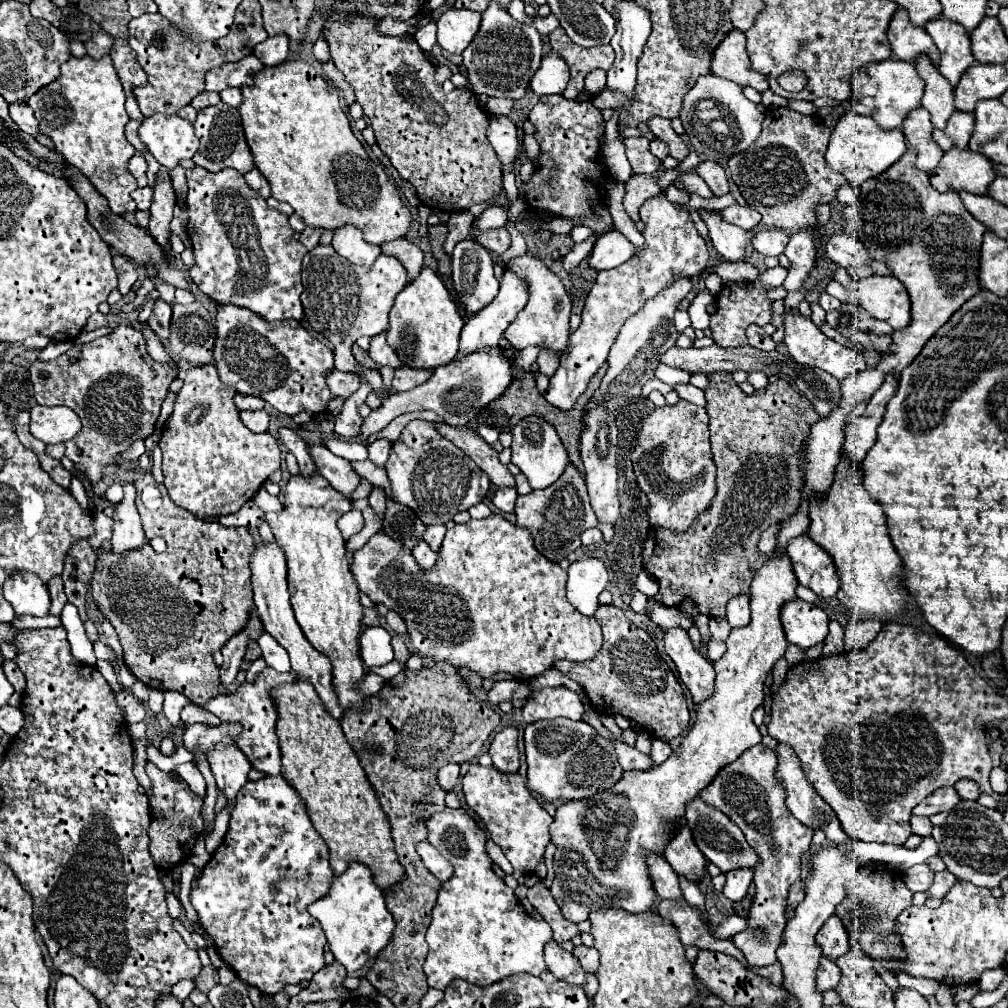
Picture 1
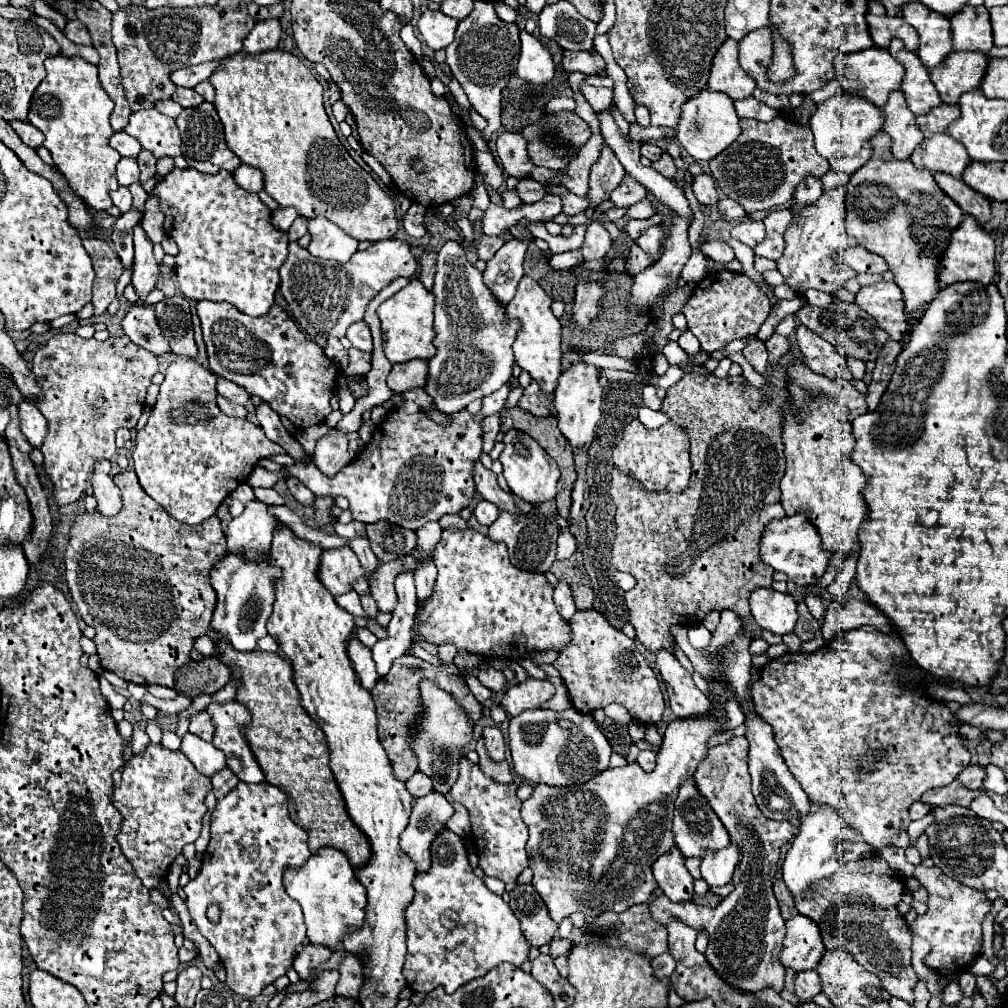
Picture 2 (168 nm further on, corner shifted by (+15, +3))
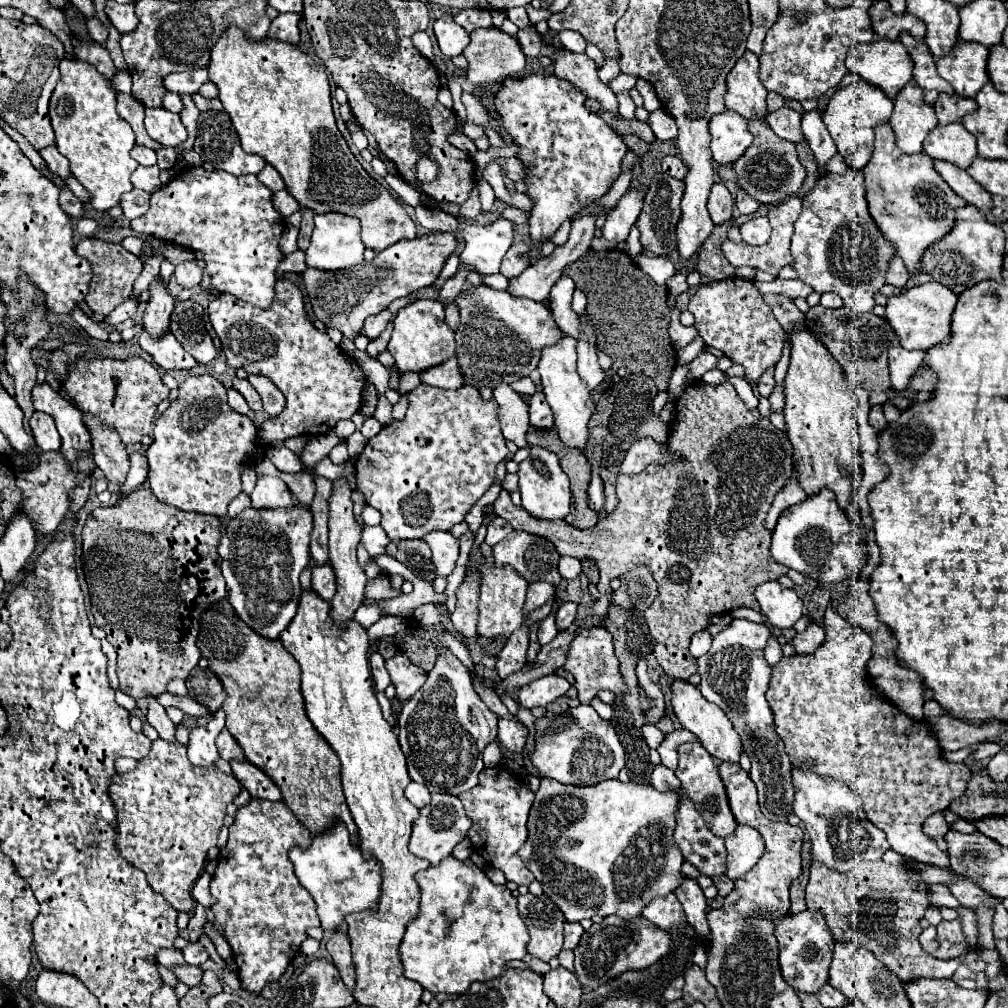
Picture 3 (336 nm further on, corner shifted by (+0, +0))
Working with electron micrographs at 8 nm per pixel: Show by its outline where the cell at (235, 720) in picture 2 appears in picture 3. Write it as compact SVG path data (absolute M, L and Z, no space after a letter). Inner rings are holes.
M230 760L232 772L238 778L238 782L248 788L252 798L264 798L264 800L280 800L282 792L274 786L270 776L256 768L254 764L248 764L248 760Z

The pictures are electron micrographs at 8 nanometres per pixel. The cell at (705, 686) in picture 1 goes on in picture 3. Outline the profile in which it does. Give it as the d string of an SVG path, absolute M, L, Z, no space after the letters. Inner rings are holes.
M674 680L670 688L672 688L672 708L674 708L674 714L678 716L678 720L682 722L682 726L686 730L694 732L702 740L702 746L712 756L716 756L720 760L728 760L728 762L738 762L740 746L742 746L740 736L732 728L732 722L728 720L728 716L724 716L722 708L704 700L704 696L700 696L700 688L690 684L688 680Z

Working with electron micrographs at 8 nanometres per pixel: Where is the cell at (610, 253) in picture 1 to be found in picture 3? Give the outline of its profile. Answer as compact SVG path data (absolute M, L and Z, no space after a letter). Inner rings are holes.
M630 188L616 208L608 212L606 224L602 226L602 236L612 242L622 242L628 238L632 224L638 220L638 214L642 210L642 190Z

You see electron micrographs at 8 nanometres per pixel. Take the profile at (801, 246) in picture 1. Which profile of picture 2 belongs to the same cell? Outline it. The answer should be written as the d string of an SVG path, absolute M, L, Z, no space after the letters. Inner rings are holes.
M809 175L809 177L805 177L799 185L797 185L797 189L795 189L795 205L793 205L793 213L797 213L797 209L803 209L805 205L811 205L813 201L817 201L819 199L819 195L823 193L823 185L821 185L821 179L819 177L813 177L813 175Z

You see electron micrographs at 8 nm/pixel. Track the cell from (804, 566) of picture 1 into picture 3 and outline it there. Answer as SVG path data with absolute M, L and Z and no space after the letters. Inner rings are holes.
M822 490L780 516L770 546L770 554L776 562L820 582L840 582L846 576L856 576L860 572L866 564L862 536L832 498L836 498L832 492Z

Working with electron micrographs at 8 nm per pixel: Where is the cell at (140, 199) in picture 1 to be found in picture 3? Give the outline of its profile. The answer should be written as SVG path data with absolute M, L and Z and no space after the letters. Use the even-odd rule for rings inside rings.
M134 188L132 192L128 192L128 194L122 196L120 208L124 210L124 216L128 220L134 220L134 218L140 218L148 210L148 200L150 200L148 192Z

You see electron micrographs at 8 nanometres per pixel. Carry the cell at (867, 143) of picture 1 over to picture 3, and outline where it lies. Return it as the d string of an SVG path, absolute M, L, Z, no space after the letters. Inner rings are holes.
M856 80L854 84L850 84L844 90L838 90L832 96L822 118L838 152L844 156L848 166L862 170L868 164L868 160L872 158L872 150L874 150L874 128L878 124L886 124L890 120L892 110L894 110L892 100L880 88L864 80Z

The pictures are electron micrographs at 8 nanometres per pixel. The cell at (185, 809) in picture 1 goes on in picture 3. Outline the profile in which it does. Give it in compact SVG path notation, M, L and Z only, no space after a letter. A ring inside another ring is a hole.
M162 738L152 742L148 758L140 760L132 772L116 774L108 788L110 798L116 804L118 818L118 840L116 846L124 858L146 874L148 884L162 894L176 910L190 912L194 908L192 884L204 872L206 852L216 846L222 820L226 816L226 804L240 792L240 782L232 774L224 774L218 768L200 768L190 764L184 744L170 744Z

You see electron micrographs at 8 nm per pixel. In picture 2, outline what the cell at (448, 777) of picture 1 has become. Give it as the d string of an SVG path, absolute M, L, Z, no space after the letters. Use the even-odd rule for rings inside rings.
M415 773L407 779L405 787L413 797L423 797L433 791L433 781L429 781L429 777L425 777L423 773Z

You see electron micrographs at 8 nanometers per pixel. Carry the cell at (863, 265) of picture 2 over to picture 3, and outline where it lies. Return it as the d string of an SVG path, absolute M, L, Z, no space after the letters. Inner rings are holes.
M894 256L894 258L892 258L892 264L888 264L888 276L886 276L886 282L892 284L892 286L902 288L902 286L908 282L908 278L910 278L910 274L908 274L904 262L902 262L900 258Z

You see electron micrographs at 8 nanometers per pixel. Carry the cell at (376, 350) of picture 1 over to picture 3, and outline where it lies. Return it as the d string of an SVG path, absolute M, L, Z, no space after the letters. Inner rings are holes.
M382 310L380 314L366 318L366 322L364 322L364 334L366 334L370 340L376 340L376 338L382 334L382 330L386 328L386 324L388 324L390 318L392 318L392 314L390 314L388 310Z

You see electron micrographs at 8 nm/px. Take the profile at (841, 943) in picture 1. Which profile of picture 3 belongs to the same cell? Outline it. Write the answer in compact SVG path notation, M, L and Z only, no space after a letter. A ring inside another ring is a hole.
M812 910L788 914L780 922L776 922L776 938L780 940L780 970L784 980L794 990L816 994L818 988L828 982L832 948L836 944L824 922L824 916Z

